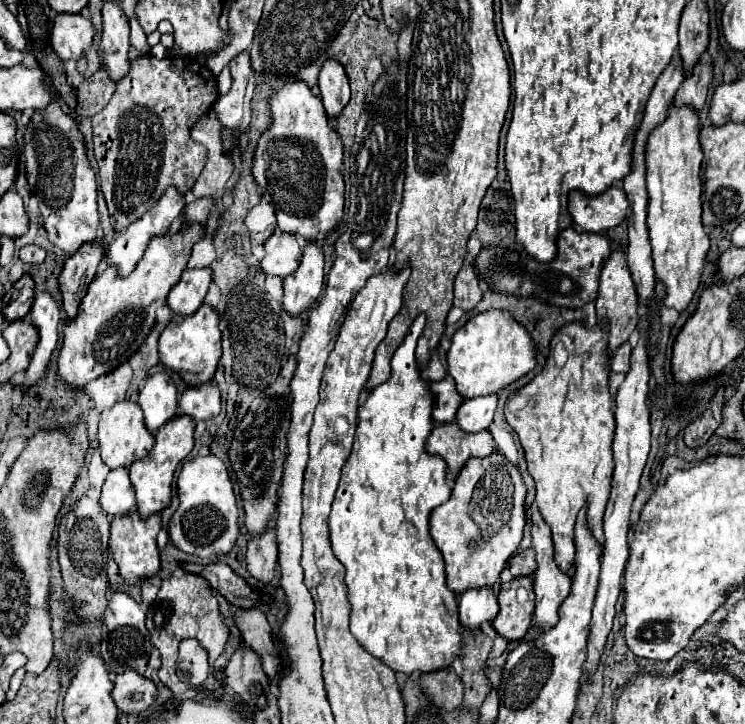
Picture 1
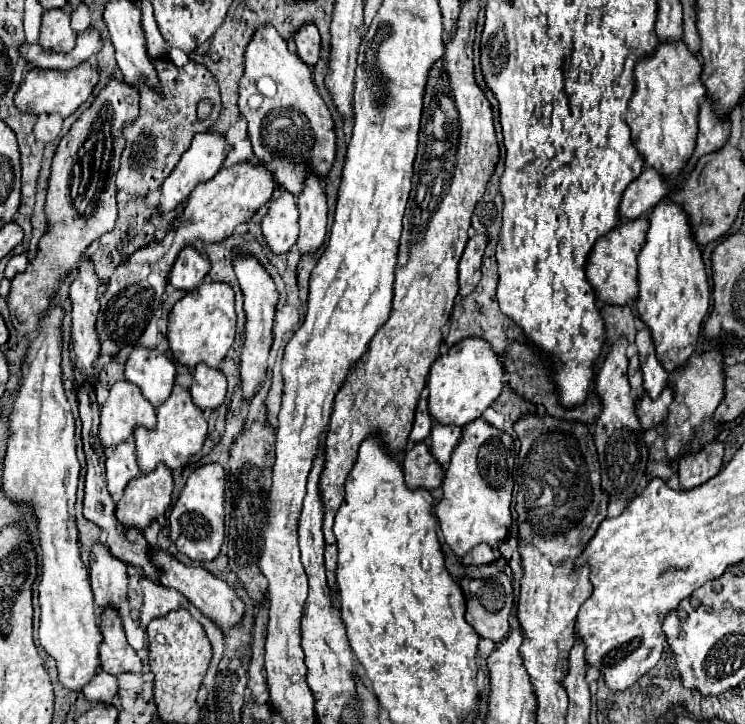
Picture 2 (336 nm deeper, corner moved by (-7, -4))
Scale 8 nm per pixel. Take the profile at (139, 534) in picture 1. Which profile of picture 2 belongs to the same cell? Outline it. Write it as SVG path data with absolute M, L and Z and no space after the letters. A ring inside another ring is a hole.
M158 465L154 473L138 475L136 481L130 481L130 485L126 485L124 495L118 501L118 521L122 521L126 527L148 527L152 519L168 509L172 501L172 491L174 477L164 465Z

